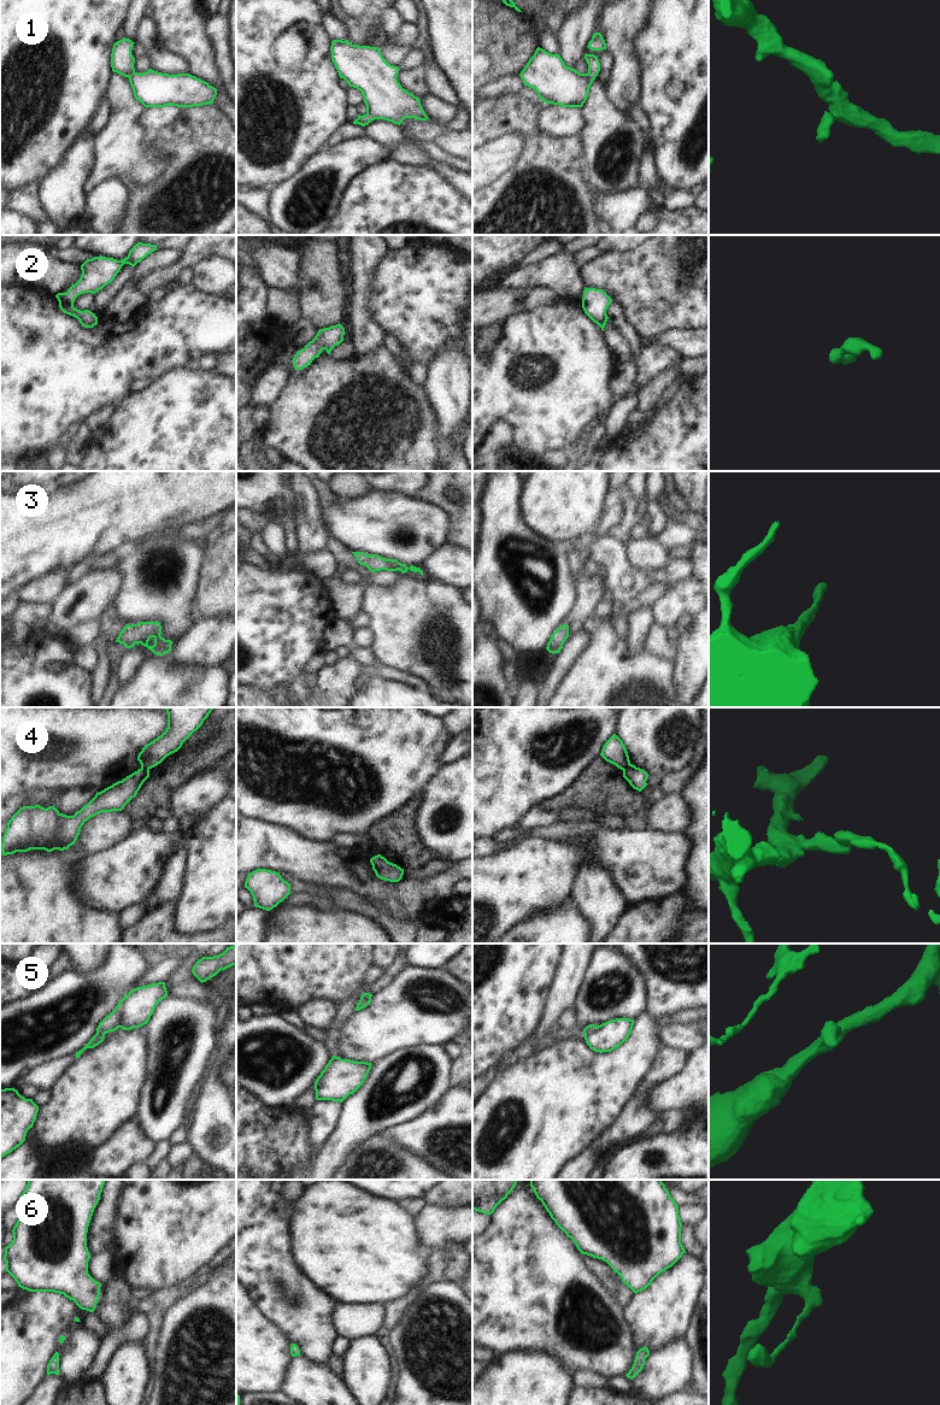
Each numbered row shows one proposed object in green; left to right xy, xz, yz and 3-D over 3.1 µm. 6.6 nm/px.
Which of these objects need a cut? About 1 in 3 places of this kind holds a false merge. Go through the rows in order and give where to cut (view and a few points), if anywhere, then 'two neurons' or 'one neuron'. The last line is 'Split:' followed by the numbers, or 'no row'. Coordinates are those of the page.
1: no cut | one neuron
2: no cut | one neuron
3: no cut | one neuron
4: xy (141, 768), (148, 770) | two neurons
5: xy (122, 1000), (119, 1007), (121, 1021), (112, 1030) | two neurons
6: no cut | one neuron
Split: 4, 5

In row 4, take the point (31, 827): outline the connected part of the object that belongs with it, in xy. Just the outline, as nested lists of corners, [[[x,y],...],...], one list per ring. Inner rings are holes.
[[[139,769],[96,792],[74,816],[60,813],[54,805],[47,809],[40,805],[20,807],[7,823],[1,843],[2,856],[30,850],[67,850],[75,845],[82,825],[89,818],[101,812],[122,811],[148,777],[149,770]]]

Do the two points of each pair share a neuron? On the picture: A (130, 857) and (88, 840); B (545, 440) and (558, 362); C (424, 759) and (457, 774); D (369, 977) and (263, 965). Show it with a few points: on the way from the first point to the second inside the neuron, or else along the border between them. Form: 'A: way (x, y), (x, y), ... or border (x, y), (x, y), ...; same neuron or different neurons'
A: border (130, 830), (125, 836), (105, 850), (83, 856); different neurons
B: way (545, 421), (547, 383), (550, 381); same neuron
C: border (441, 765), (424, 791); different neurons
D: border (374, 964), (365, 970), (363, 985); different neurons

